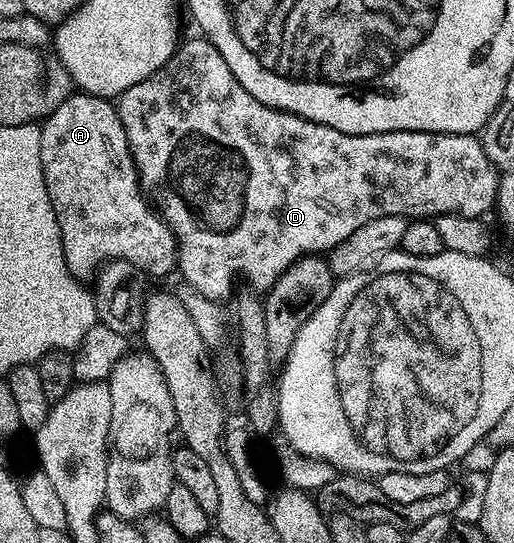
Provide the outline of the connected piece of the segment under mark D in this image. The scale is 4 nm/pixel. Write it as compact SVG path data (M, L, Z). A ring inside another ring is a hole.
M195 35L191 41L183 40L178 48L170 56L169 61L163 61L159 69L155 69L152 75L148 75L148 79L144 79L140 83L130 85L128 91L124 91L122 96L117 98L116 108L118 111L118 118L126 132L126 143L130 147L130 158L134 161L134 166L138 172L138 184L144 190L145 196L148 198L151 206L156 210L159 217L165 221L167 227L174 232L174 238L178 240L178 264L176 266L177 272L182 272L182 277L186 280L185 284L189 288L200 291L200 295L204 295L213 301L225 302L226 296L235 292L234 280L237 277L246 277L245 283L251 290L265 291L271 289L276 283L276 279L280 279L280 275L284 271L288 271L288 267L292 267L292 263L299 261L301 257L308 257L311 255L326 255L331 249L336 248L340 243L344 243L344 239L348 239L348 235L352 235L352 231L356 231L360 227L364 227L364 223L372 223L372 219L380 219L384 215L396 215L397 217L404 217L407 219L437 219L443 217L445 213L459 213L462 217L476 217L481 218L482 213L486 213L495 208L498 199L498 171L494 168L494 164L488 159L488 155L484 151L481 140L477 136L469 133L421 133L420 131L396 131L395 133L373 133L372 135L348 135L344 131L336 131L336 127L324 127L315 121L309 121L303 117L297 117L294 113L286 113L282 109L273 109L264 103L260 103L248 93L244 91L244 87L240 85L236 79L236 75L232 73L232 67L228 67L228 63L224 61L224 55L220 55L220 51L216 49L214 44L207 41L201 35Z

